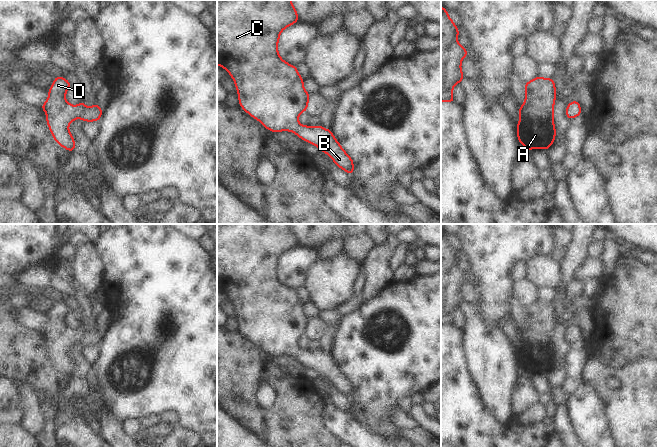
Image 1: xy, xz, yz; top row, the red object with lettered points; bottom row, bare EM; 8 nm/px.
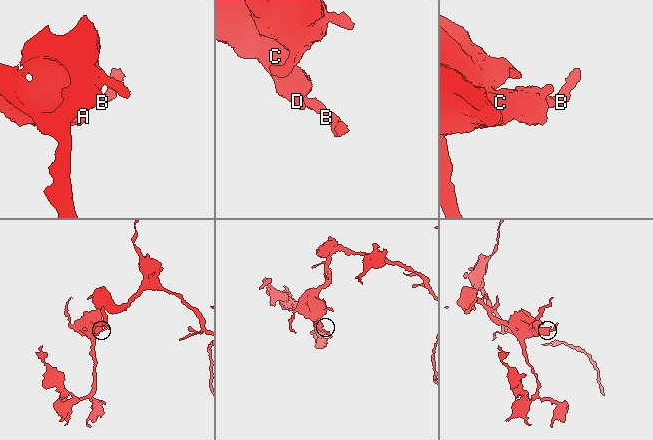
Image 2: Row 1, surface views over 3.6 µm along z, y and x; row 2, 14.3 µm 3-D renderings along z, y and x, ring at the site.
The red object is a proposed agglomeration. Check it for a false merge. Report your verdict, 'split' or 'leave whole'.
leave whole

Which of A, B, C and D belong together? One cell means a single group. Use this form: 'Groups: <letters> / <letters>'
Groups: A B C D.

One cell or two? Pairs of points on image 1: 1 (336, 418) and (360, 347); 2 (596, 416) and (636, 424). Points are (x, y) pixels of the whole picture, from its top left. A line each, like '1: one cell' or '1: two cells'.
1: two cells
2: two cells

